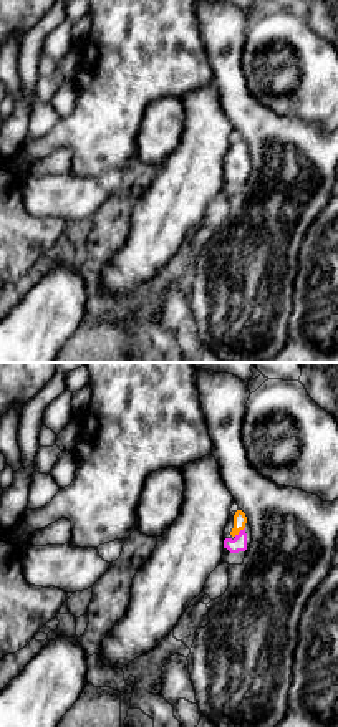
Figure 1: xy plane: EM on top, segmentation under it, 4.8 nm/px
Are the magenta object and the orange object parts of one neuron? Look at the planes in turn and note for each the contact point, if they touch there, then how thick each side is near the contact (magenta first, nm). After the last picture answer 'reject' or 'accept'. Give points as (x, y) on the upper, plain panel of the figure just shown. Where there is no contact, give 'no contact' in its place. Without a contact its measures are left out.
contact (241, 159); calibres 80 and 60 nm

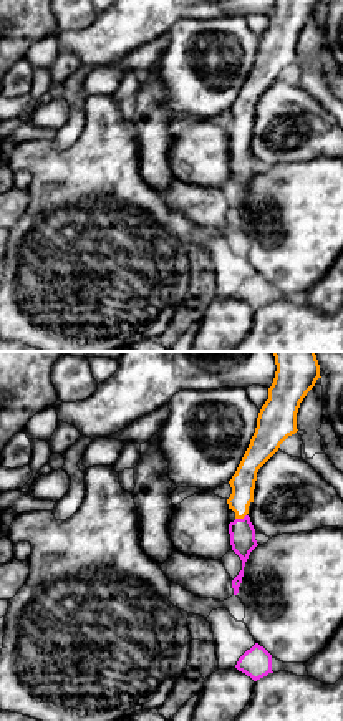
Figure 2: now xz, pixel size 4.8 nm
contact (241, 148); calibres 130 and 120 nm

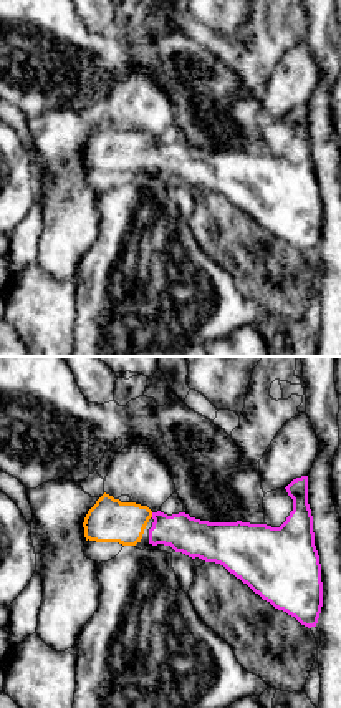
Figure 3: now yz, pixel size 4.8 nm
contact (153, 143); calibres 190 and 200 nm

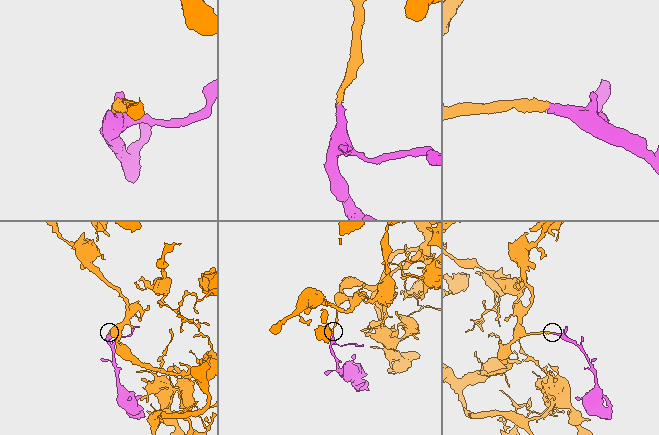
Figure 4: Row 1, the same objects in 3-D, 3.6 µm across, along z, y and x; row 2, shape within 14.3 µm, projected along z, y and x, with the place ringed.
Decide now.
accept

